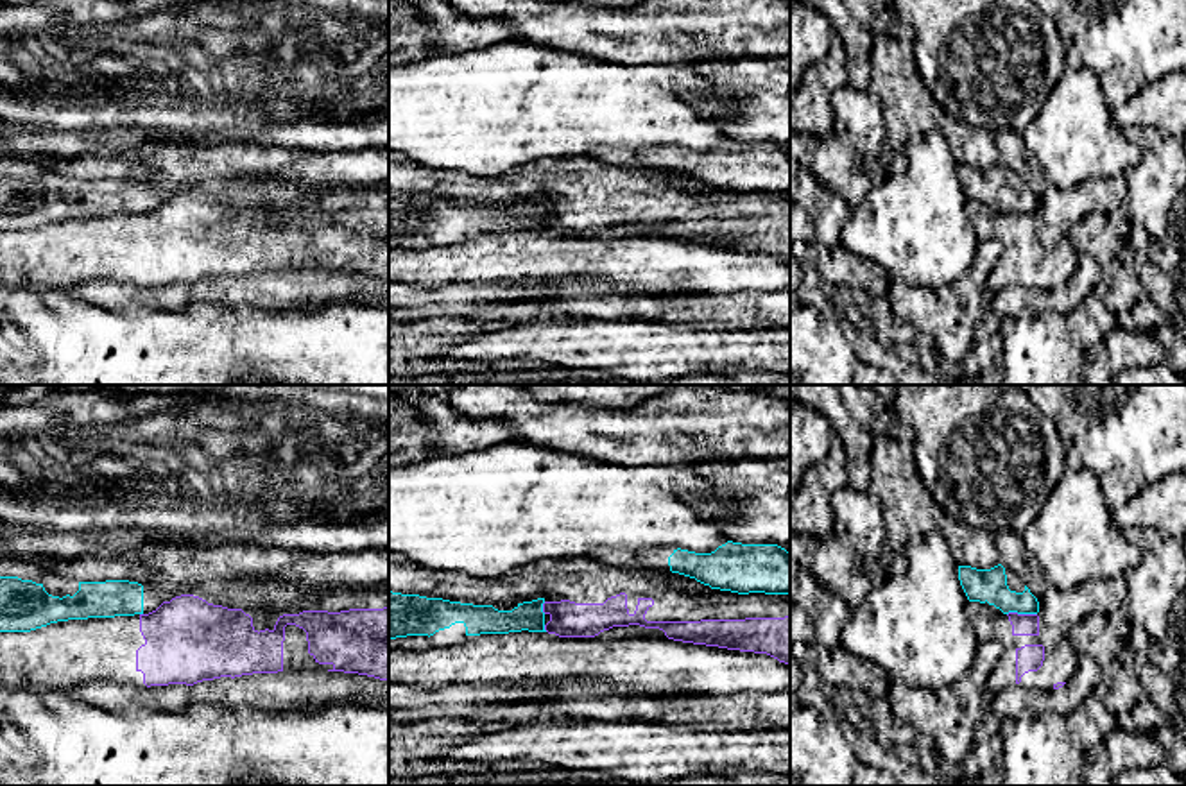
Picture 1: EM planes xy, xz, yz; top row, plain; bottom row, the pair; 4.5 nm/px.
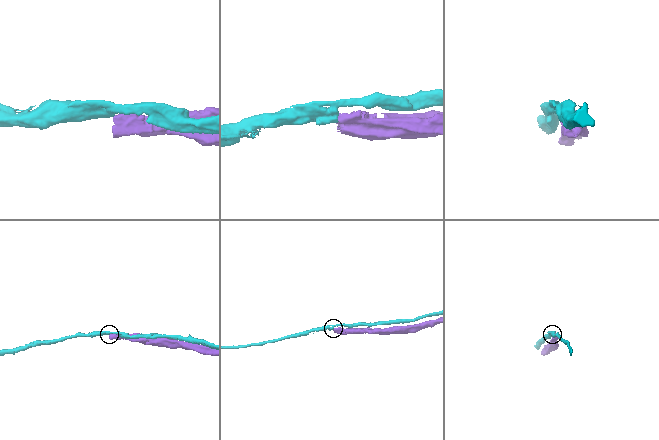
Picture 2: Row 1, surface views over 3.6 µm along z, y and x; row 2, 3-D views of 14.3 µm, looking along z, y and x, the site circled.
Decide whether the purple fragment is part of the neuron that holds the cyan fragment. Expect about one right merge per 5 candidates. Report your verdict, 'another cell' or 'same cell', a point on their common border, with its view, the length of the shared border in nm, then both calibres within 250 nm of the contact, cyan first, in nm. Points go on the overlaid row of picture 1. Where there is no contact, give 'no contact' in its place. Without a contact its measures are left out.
another cell | yz (1022, 613) | 140 nm | 150/100 nm

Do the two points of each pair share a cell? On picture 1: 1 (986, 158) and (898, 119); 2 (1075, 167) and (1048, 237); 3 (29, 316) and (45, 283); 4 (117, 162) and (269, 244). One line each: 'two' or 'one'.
1: one
2: two
3: two
4: two

